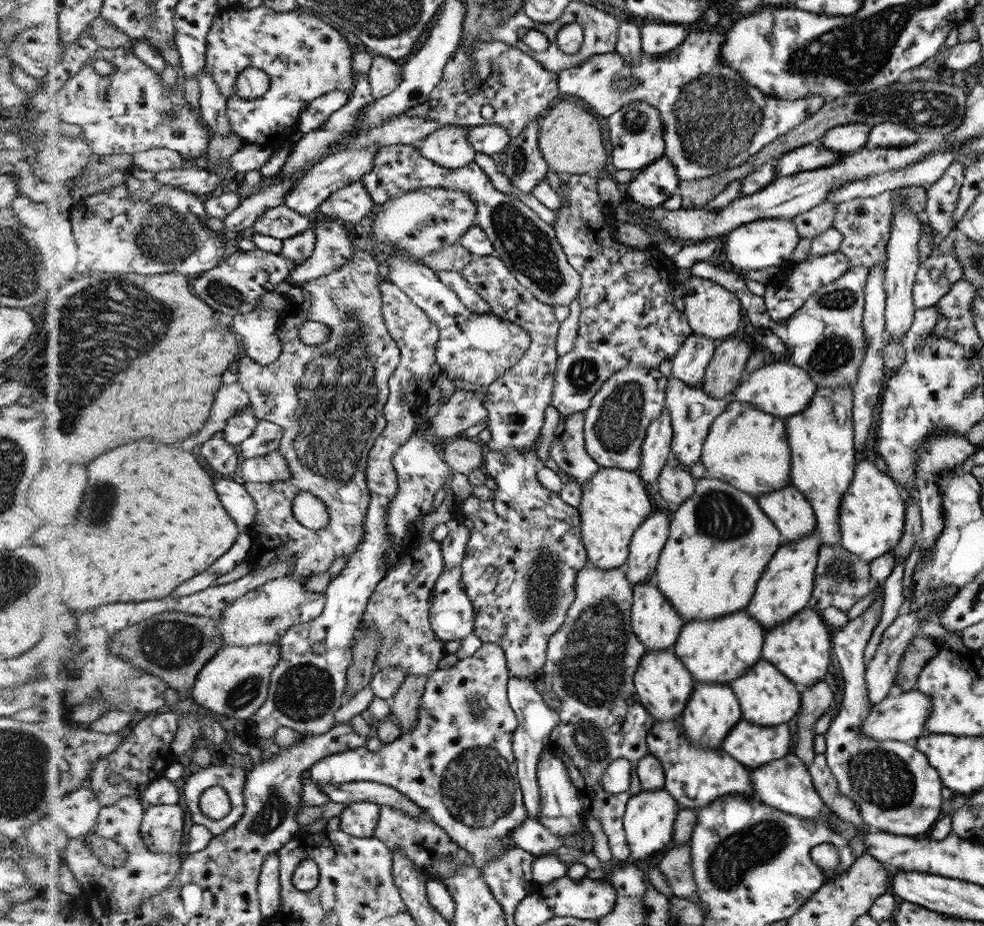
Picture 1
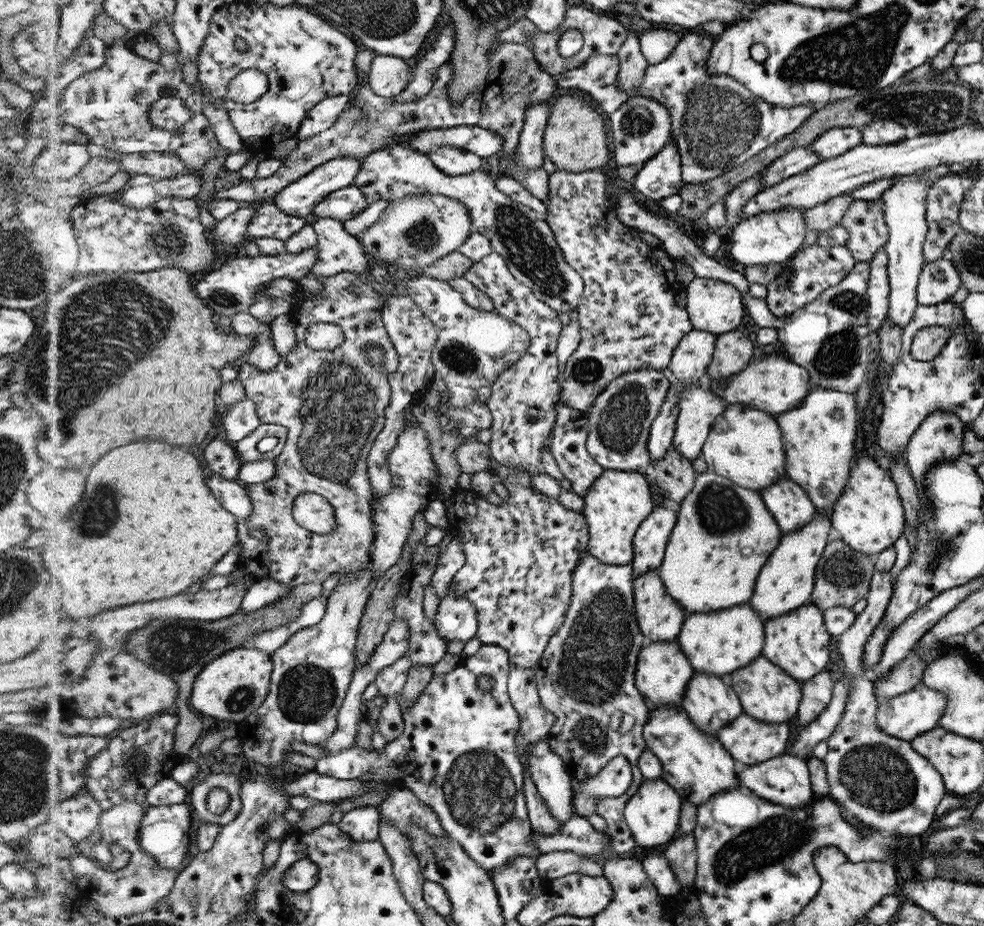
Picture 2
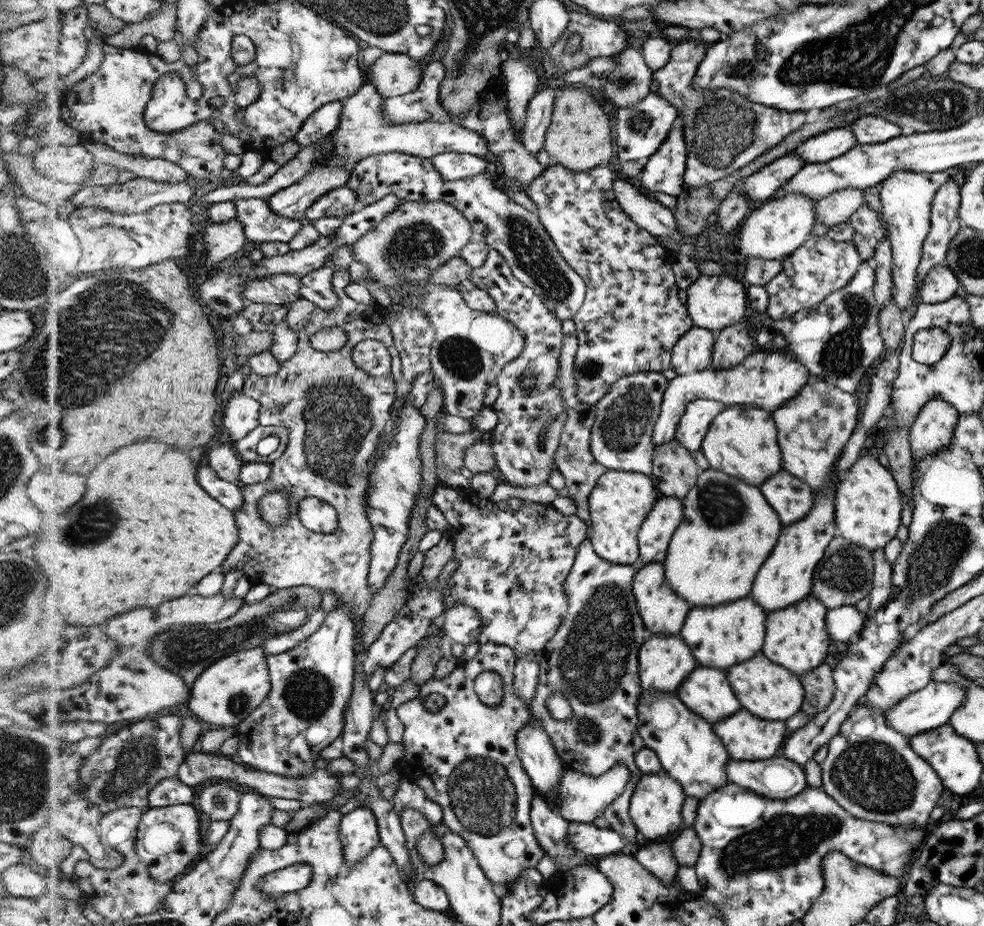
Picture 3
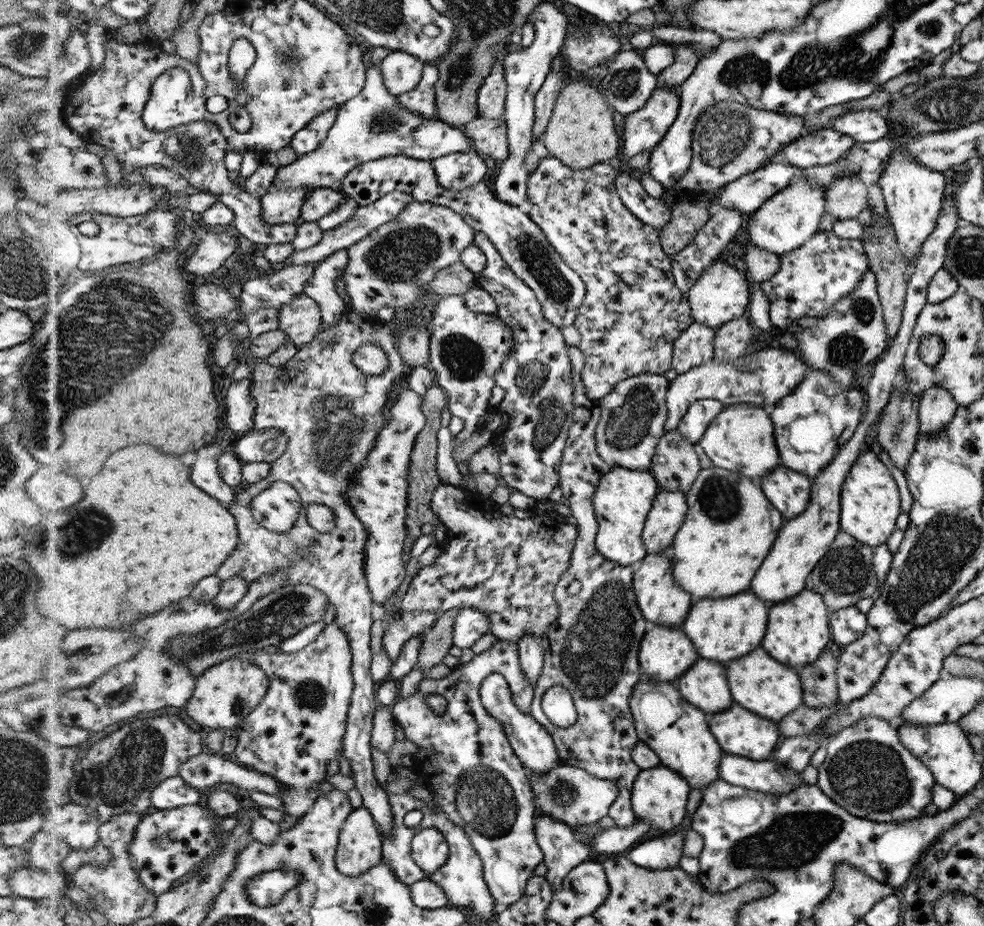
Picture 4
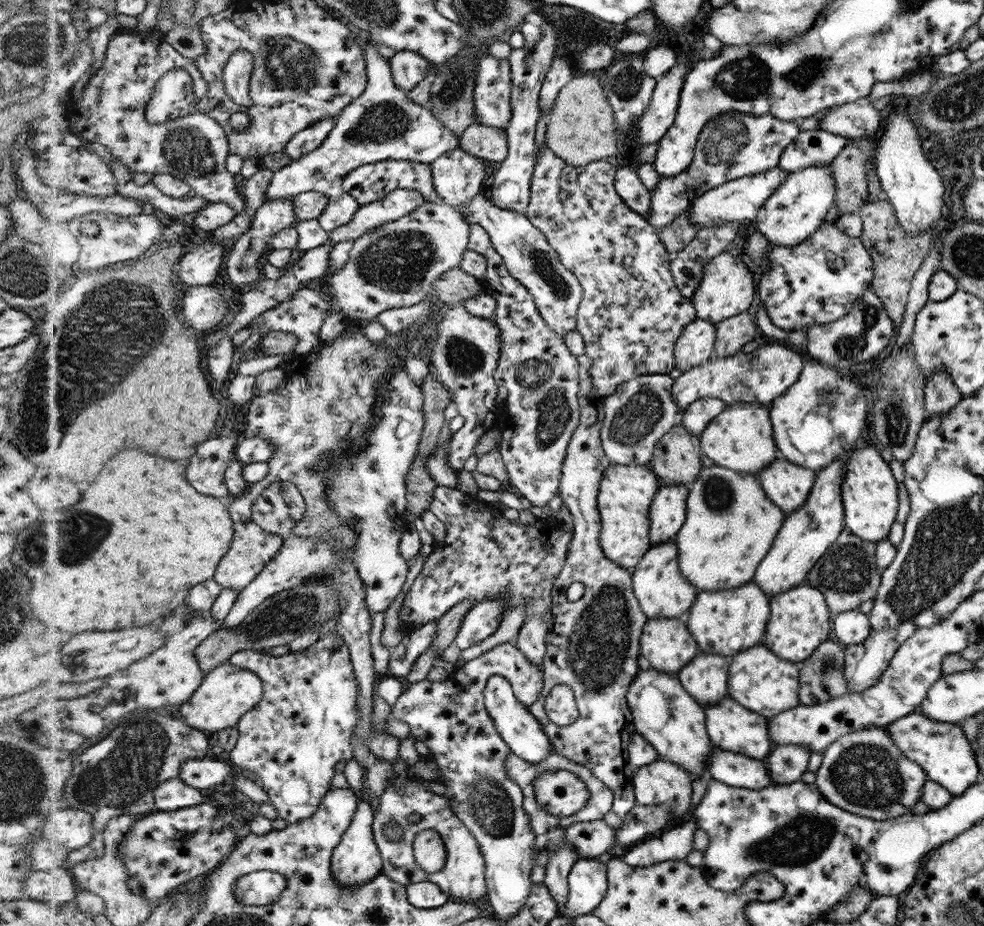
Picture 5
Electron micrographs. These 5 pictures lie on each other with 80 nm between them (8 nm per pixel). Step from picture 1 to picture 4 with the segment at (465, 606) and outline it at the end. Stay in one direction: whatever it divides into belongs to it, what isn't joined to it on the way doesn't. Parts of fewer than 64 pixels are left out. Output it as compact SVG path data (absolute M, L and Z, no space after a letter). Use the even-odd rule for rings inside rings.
M477 608L461 609L459 616L455 619L454 644L463 648L470 648L478 636L491 630L491 618Z

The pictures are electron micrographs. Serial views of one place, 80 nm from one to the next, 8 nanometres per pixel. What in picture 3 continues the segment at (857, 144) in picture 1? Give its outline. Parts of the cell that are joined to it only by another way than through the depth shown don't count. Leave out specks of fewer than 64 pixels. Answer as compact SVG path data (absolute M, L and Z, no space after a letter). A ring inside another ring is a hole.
M834 128L801 142L793 152L806 164L828 162L847 153L856 144L855 133L850 128Z

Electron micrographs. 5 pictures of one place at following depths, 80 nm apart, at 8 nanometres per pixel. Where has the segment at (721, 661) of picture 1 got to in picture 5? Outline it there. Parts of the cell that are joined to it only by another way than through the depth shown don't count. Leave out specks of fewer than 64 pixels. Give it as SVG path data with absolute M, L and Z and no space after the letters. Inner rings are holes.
M750 582L748 586L740 586L740 590L700 591L695 604L685 615L688 630L699 643L700 651L732 658L758 644L767 632L768 616L771 616L771 606L762 590L758 584Z

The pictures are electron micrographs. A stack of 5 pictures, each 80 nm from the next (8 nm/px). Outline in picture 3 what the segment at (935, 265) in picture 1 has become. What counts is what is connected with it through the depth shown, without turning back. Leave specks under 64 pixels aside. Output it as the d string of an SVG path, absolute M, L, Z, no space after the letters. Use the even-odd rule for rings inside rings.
M944 263L937 264L930 269L921 286L921 302L924 304L936 304L947 301L958 294L962 287L958 275L951 267Z

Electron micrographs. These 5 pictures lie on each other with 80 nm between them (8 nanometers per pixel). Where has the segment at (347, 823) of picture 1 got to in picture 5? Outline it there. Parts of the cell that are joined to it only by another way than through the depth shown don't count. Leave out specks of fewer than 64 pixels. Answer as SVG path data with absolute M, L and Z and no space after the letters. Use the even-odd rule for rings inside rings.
M364 800L359 802L350 826L344 831L341 841L333 849L331 856L333 876L339 880L342 886L362 886L382 872L382 854L378 843L375 842L373 831L374 816L375 813L370 802L367 803Z

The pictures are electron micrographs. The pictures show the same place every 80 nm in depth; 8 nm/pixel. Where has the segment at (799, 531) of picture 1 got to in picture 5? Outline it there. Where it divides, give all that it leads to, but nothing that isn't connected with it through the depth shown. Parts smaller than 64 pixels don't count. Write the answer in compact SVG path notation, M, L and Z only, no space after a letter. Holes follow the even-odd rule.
M779 456L774 464L762 470L757 476L760 476L760 482L768 498L772 498L773 503L785 514L790 514L804 506L811 489L815 486L817 472L780 458L782 457Z

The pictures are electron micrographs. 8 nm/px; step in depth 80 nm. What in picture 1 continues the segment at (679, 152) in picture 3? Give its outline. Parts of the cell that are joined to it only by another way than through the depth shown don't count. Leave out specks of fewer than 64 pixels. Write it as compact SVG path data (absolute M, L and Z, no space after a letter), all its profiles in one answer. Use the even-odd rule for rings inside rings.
M663 155L654 164L634 174L629 182L628 195L644 206L662 206L665 200L678 193L680 181L676 167Z

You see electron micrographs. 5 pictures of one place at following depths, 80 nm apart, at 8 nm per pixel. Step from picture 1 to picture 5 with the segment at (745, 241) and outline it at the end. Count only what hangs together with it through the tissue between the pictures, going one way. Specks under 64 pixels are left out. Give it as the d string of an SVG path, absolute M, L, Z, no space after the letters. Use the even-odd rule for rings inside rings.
M831 164L812 165L791 172L778 190L769 196L755 216L757 230L766 236L770 246L796 246L808 240L834 204L836 181L831 173Z

